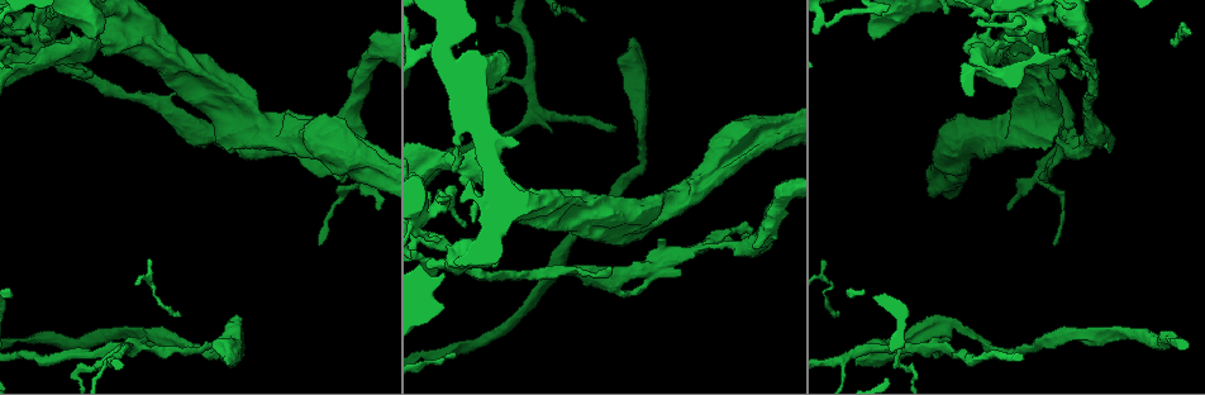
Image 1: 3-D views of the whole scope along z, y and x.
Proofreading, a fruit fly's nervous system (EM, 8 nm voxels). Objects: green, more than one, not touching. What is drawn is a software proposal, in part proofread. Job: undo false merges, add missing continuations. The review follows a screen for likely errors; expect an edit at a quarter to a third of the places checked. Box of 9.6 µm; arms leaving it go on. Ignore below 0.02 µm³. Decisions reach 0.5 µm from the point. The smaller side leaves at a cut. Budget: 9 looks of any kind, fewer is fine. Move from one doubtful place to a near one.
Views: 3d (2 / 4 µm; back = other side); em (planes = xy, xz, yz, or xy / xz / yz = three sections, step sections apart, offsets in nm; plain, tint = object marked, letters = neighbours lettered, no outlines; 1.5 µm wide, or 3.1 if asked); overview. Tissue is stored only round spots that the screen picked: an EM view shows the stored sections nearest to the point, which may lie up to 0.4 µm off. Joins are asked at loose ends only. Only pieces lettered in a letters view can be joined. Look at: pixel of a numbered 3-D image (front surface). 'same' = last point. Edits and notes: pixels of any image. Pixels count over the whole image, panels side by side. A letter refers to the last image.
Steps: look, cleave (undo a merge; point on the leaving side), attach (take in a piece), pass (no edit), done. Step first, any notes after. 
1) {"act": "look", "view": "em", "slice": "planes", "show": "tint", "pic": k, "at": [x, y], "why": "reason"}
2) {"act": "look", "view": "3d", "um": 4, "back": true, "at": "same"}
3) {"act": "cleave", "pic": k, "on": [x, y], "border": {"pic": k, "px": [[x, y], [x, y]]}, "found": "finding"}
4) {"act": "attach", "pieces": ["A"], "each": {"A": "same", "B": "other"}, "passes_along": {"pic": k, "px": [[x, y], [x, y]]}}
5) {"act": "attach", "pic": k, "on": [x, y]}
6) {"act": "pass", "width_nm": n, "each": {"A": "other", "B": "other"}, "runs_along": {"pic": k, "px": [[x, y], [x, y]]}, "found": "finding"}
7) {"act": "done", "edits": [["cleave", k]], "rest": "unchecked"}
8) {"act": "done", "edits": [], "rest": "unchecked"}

{"act": "look", "view": "3d", "um": 4, "pic": 1, "at": [421, 355], "why": "narrows sharply"}

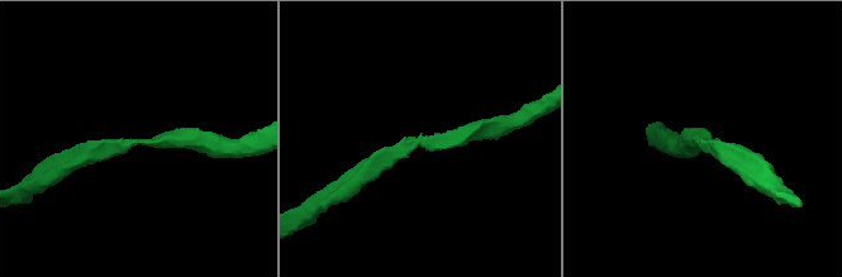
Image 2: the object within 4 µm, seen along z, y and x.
{"act": "look", "view": "em", "slice": "xz", "step": 4, "show": "letters", "pic": 2, "at": [706, 144], "why": "need the tissue"}

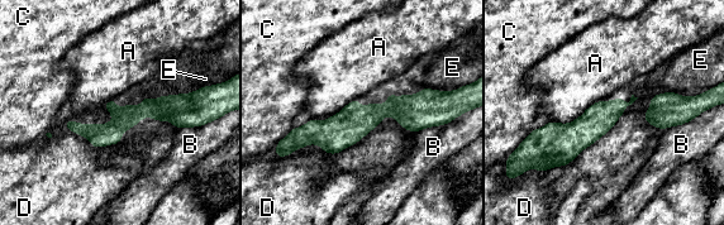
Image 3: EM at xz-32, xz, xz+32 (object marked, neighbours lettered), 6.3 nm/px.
{"act": "pass", "each": {"A": "other", "B": "other", "C": "other", "D": "other", "E": "other"}, "runs_along": {"pic": 3, "px": [[436, 108], [289, 138]]}, "found": "all the same neuron"}

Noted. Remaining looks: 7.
{"act": "look", "view": "em", "slice": "xy", "step": 4, "show": "letters", "pic": 1, "at": [856, 365], "why": "branch stops here"}

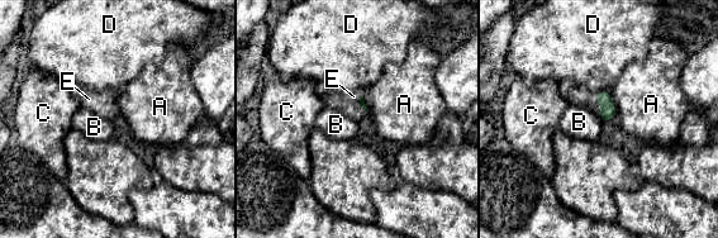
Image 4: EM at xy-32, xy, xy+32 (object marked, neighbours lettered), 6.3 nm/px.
{"act": "look", "view": "em", "slice": "planes", "show": "letters", "at": "same", "why": "another direction"}

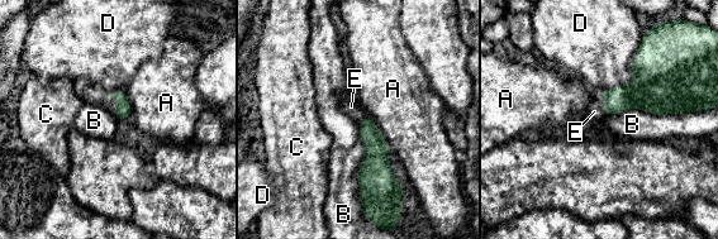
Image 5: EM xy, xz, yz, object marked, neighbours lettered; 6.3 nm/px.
{"act": "attach", "pieces": ["E"], "longest_contact_nm": ["B", 550], "each": {"A": "other", "B": "other", "C": "other", "D": "other", "E": "same"}, "found": "the neuron continues"}

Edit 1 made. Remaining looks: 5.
{"act": "look", "view": "overview", "why": "redraw"}

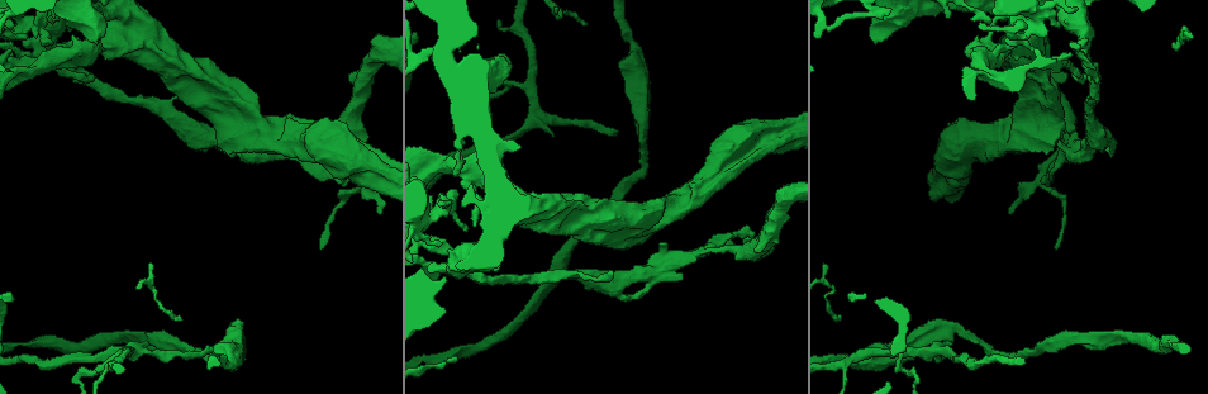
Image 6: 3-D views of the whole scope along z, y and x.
{"act": "look", "view": "em", "slice": "planes", "show": "plain", "pic": 6, "at": [638, 296], "why": "branch stops here"}

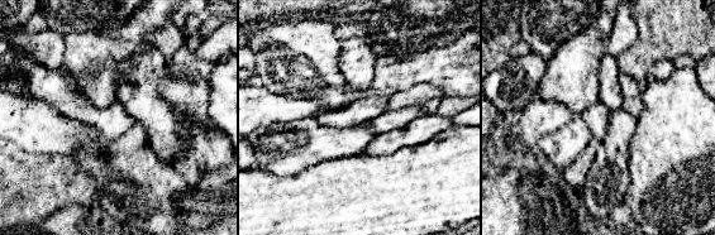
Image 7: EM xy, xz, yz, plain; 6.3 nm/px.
{"act": "look", "view": "em", "slice": "planes", "show": "letters", "at": "same", "why": "see the neighbours"}

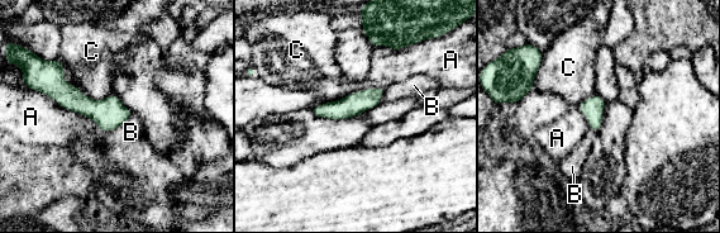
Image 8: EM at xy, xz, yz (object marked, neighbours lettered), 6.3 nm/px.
{"act": "pass", "longest_contact_nm": ["A", 500], "each": {"A": "other", "B": "other", "C": "other"}, "border": {"pic": 8, "px": [[28, 88], [87, 115], [99, 127]]}, "found": "no lettered piece goes on from it"}

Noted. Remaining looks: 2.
{"act": "look", "view": "em", "slice": "planes", "show": "tint", "pic": 6, "at": [1053, 72], "why": "abrupt turn"}

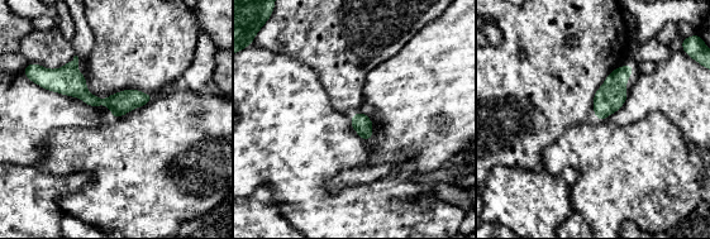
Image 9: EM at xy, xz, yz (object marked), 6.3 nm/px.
{"act": "look", "view": "em", "slice": "planes", "show": "letters", "at": "same"}

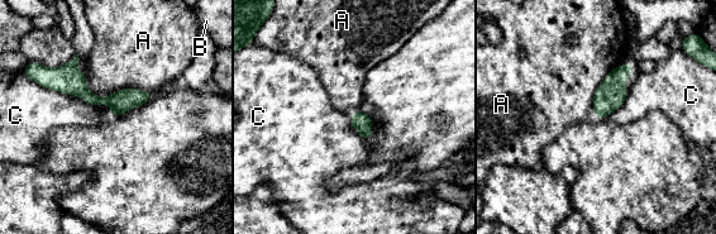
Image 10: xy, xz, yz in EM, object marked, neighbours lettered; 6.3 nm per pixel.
{"act": "pass", "each": {"A": "other", "B": "other", "C": "other"}, "found": "continuous, no second neuron"}

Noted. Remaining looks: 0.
{"act": "done", "edits": [["attach", 5]], "rest": "unchecked"}

